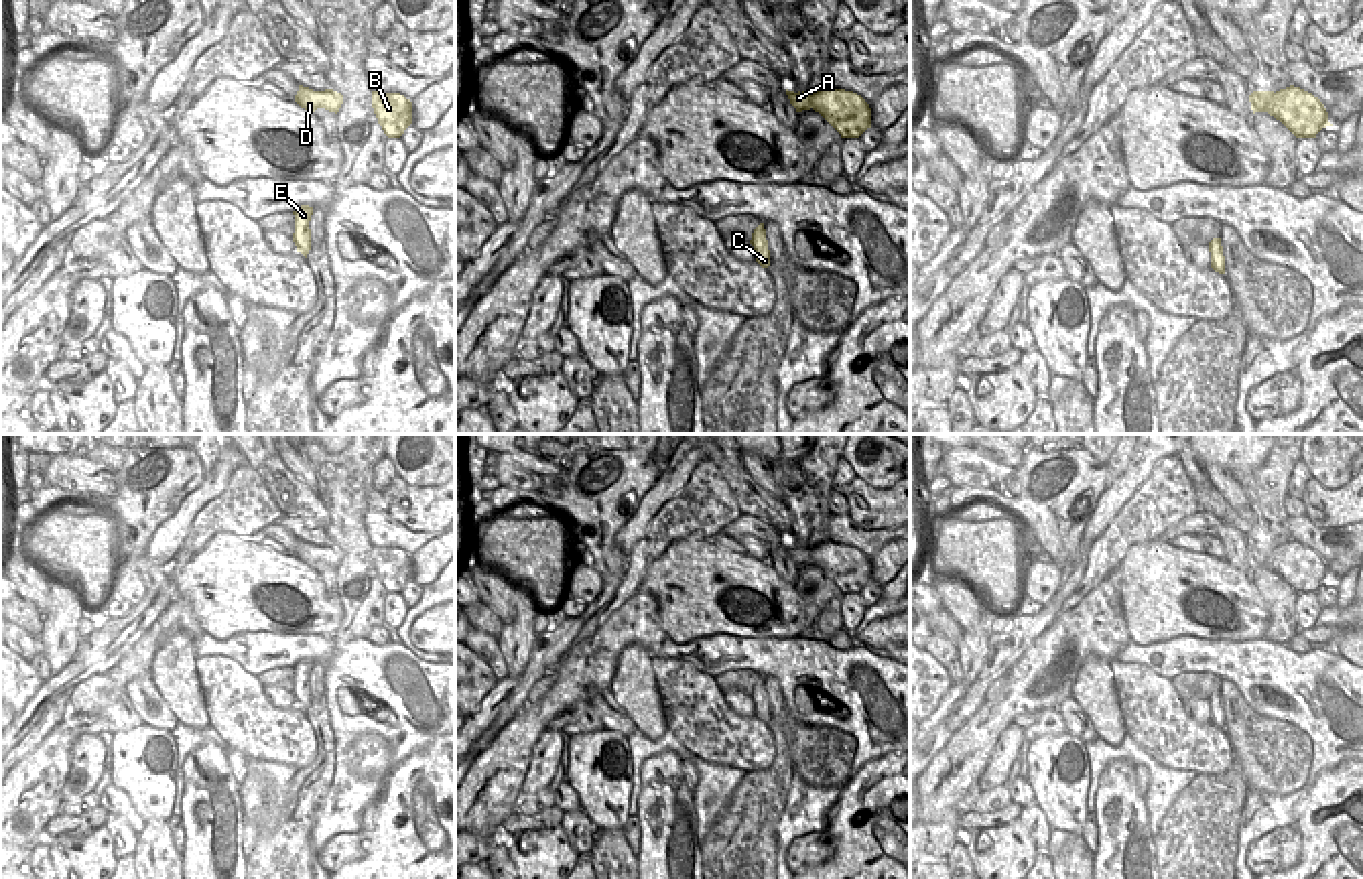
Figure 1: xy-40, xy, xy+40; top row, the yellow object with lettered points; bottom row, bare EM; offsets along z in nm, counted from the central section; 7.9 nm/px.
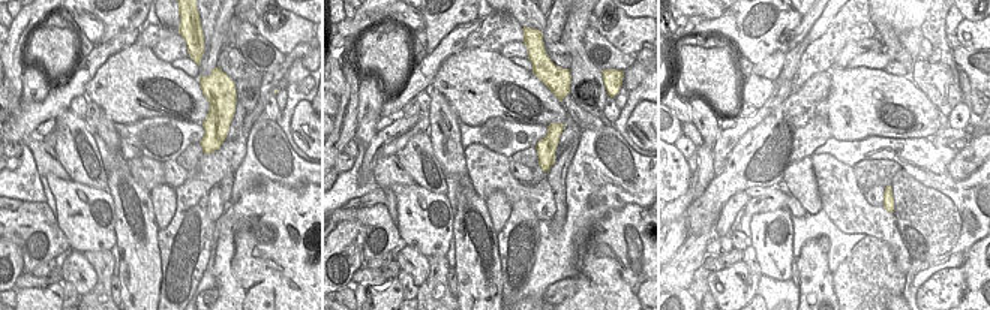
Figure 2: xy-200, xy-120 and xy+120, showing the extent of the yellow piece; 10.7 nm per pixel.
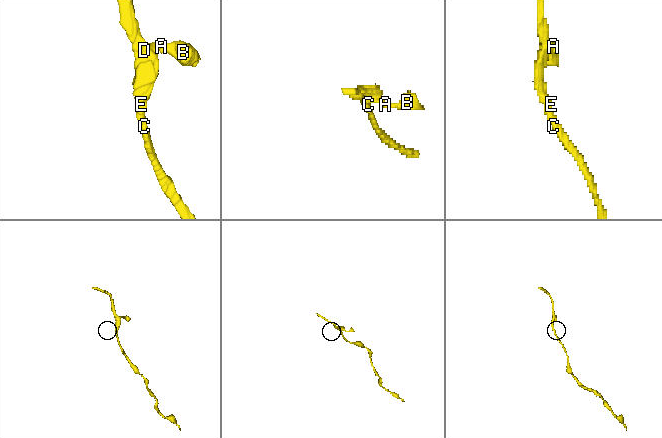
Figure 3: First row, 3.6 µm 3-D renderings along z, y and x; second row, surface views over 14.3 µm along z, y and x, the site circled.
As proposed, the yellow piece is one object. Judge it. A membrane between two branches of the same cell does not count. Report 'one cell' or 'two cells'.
one cell

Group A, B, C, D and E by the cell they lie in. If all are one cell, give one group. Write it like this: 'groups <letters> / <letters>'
groups A B C D E

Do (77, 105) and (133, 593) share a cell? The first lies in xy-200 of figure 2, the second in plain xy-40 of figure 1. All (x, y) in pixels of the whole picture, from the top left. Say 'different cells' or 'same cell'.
different cells

